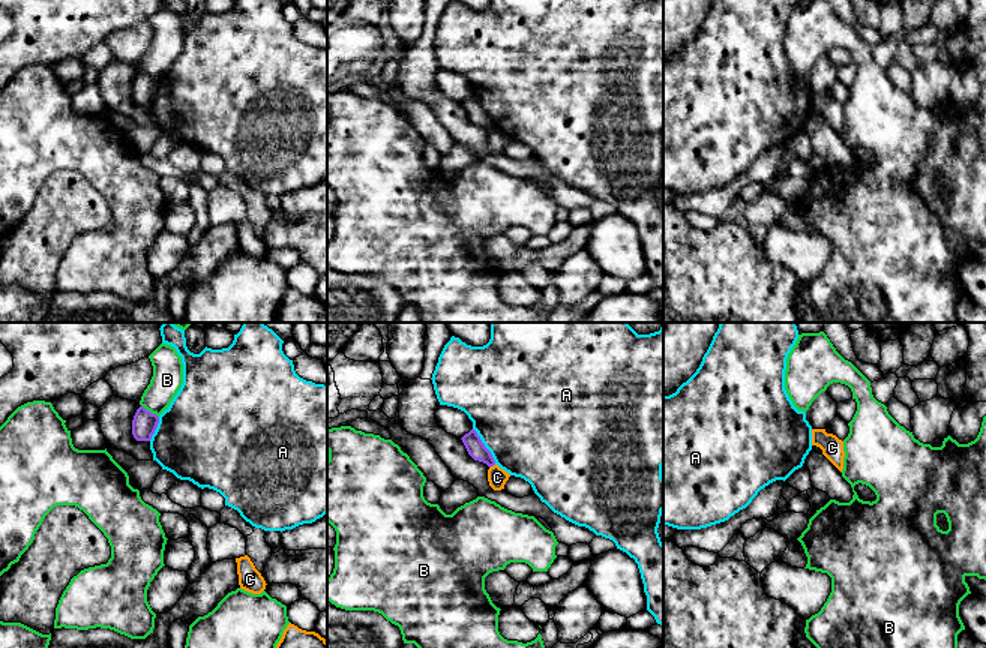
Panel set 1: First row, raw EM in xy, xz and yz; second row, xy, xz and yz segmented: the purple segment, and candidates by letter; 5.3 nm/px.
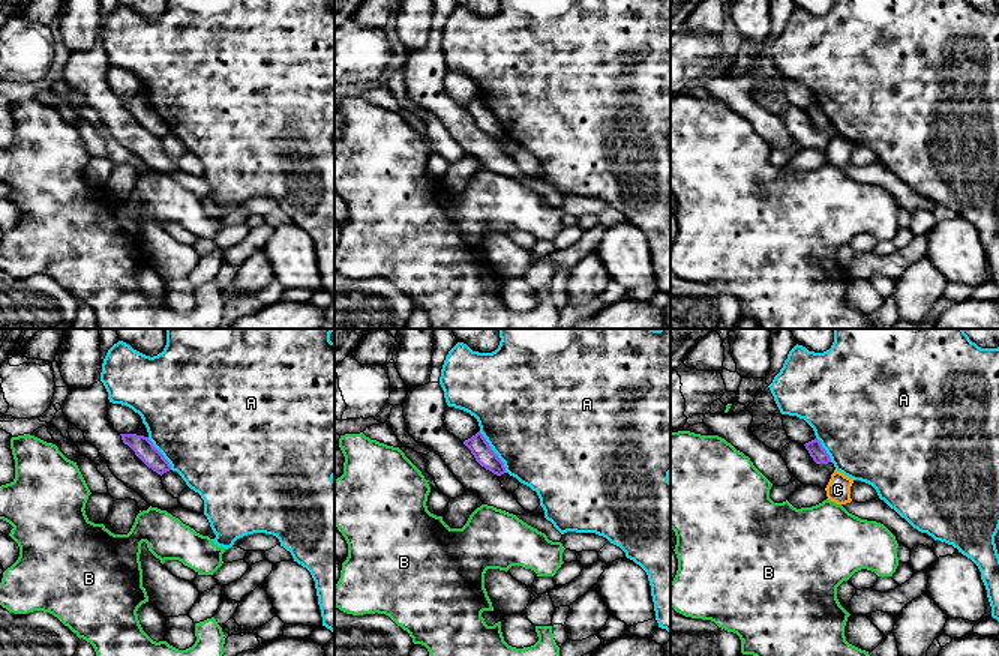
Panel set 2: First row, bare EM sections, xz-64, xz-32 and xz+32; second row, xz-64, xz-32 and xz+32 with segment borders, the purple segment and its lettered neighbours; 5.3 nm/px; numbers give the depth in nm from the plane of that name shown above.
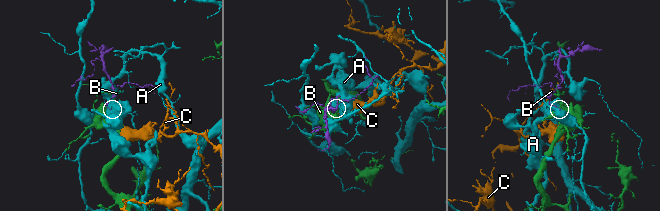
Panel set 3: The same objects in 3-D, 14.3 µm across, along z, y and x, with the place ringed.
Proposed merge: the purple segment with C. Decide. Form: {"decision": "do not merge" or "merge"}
{"decision": "do not merge"}

